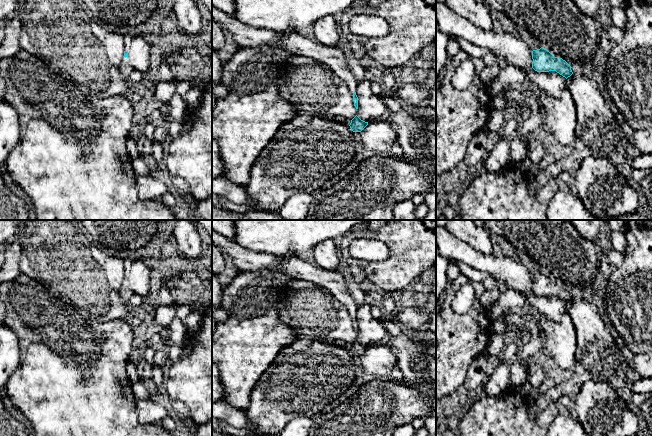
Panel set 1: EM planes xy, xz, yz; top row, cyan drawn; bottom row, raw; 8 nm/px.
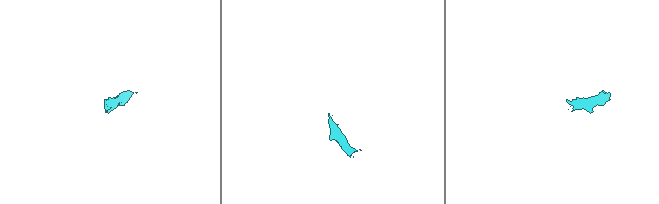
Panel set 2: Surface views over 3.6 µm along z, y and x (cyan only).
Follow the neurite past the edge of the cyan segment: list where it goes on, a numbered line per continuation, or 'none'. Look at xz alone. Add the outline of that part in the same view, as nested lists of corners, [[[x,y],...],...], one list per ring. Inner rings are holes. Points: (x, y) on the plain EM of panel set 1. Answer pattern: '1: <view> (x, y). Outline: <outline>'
1: xz (245, 260). Outline: [[[212,231],[212,243],[223,253],[228,254],[240,271],[258,271],[275,268],[290,275],[294,279],[314,282],[330,289],[333,295],[345,305],[353,319],[357,313],[357,305],[347,289],[343,274],[319,268],[299,256],[276,256],[269,253],[253,252],[241,247],[235,241]]]

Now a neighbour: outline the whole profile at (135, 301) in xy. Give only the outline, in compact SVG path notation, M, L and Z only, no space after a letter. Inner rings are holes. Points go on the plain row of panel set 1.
M133 293L132 297L130 298L128 302L128 305L133 309L138 308L138 307L145 307L146 301L140 295Z

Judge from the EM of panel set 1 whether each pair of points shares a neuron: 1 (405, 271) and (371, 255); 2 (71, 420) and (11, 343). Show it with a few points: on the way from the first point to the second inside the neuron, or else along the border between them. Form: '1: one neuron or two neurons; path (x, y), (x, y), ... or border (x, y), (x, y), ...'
1: two neurons; border (390, 250), (389, 255), (380, 261), (358, 260)
2: two neurons; border (13, 330), (18, 341), (19, 364), (10, 375)

